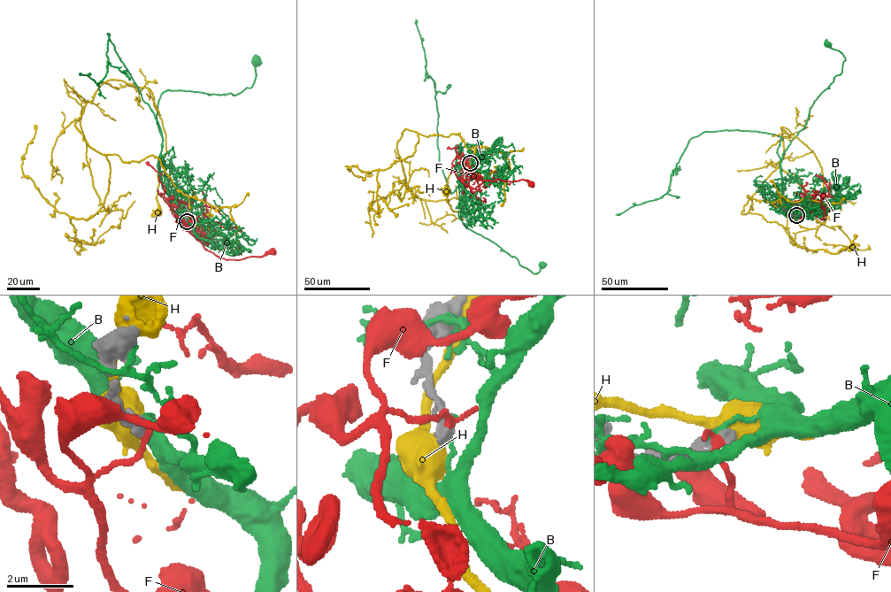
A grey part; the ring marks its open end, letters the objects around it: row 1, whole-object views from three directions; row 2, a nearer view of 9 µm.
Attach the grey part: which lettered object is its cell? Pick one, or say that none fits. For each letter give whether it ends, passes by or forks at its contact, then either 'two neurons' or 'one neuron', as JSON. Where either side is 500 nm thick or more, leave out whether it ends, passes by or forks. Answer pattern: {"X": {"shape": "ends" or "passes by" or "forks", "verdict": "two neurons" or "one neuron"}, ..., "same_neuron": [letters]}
{"B": {"shape": "ends", "verdict": "two neurons"}, "F": {"shape": "ends", "verdict": "two neurons"}, "H": {"shape": "passes by", "verdict": "two neurons"}, "same_neuron": []}

